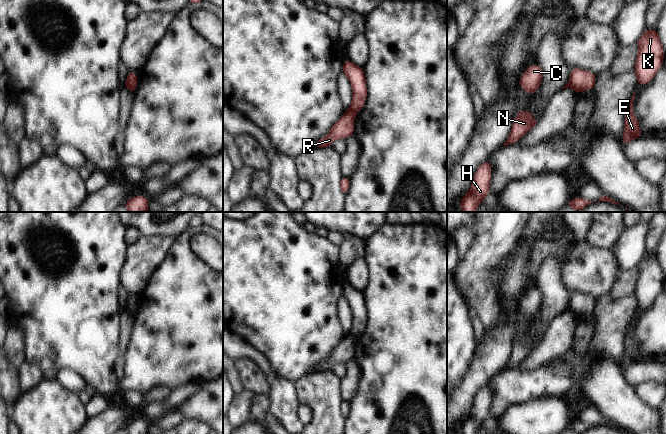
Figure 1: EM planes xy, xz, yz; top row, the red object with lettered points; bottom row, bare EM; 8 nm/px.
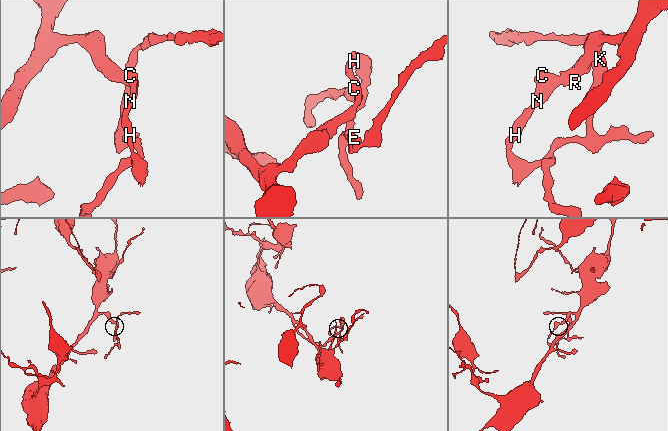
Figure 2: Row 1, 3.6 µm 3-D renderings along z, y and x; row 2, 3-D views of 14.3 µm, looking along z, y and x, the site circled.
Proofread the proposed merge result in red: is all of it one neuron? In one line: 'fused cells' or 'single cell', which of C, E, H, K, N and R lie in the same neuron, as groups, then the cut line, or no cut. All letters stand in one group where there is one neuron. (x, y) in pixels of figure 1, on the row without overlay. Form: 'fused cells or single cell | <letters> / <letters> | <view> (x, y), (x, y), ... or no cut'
fused cells | C E H K N / R | xz (348, 333), (355, 337)

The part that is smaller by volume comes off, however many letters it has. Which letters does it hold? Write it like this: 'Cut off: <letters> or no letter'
Cut off: C, E, H, K, N

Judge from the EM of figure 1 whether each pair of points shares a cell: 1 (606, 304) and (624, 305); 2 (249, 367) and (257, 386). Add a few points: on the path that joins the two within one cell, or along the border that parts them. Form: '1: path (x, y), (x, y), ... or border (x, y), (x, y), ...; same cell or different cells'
1: path (610, 305), (620, 305); same cell
2: path (249, 372), (254, 381); same cell

